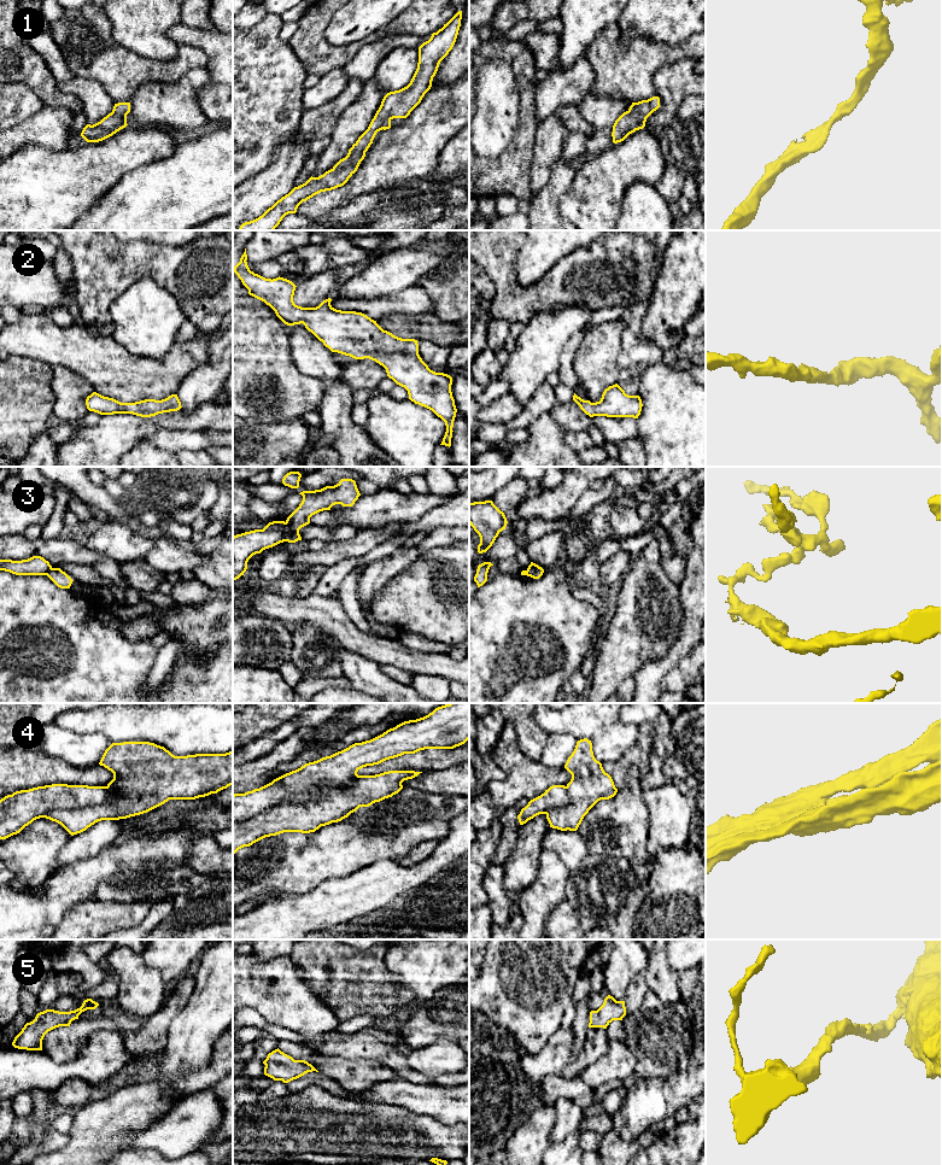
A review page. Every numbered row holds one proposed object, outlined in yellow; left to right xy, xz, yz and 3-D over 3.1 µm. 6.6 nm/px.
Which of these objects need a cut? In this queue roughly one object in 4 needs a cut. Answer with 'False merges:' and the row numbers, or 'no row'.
False merges: 3

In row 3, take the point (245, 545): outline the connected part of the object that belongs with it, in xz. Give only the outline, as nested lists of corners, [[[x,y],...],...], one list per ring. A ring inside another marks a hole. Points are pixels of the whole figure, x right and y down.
[[[285,521],[269,522],[263,529],[254,529],[233,537],[233,580],[247,569],[248,560],[263,550],[285,541]]]

